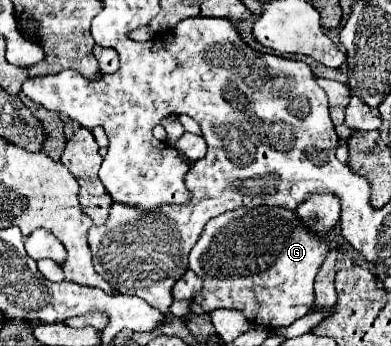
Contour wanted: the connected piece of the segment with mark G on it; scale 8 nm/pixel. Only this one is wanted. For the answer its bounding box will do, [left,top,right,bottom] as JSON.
[189,206,329,330]

